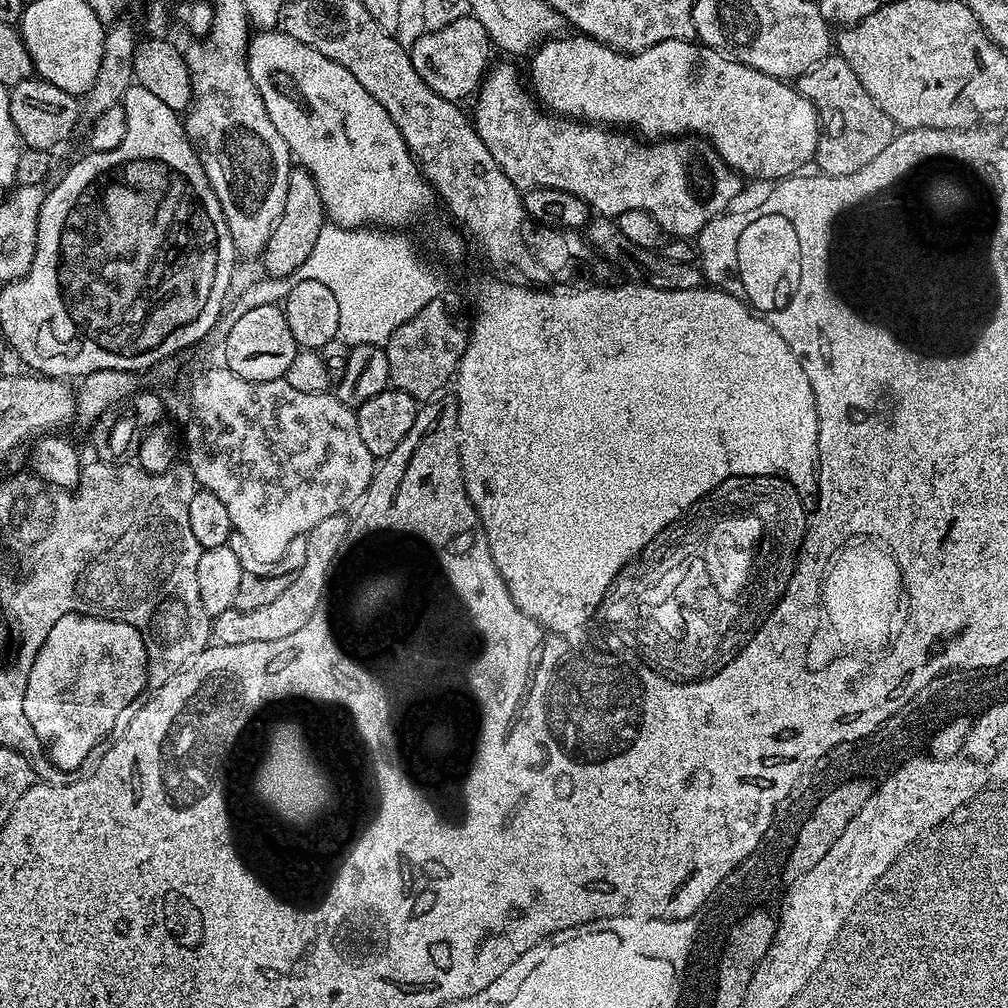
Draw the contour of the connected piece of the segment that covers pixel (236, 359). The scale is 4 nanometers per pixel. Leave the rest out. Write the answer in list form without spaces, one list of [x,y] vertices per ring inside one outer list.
[[[280,304],[259,306],[247,311],[227,335],[228,369],[250,382],[270,382],[283,378],[286,370],[290,370],[290,362],[294,362],[297,351],[296,339],[294,334],[290,334],[290,326]]]

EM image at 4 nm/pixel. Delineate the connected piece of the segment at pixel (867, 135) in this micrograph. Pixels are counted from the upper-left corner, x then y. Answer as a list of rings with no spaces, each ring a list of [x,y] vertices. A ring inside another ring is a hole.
[[[831,54],[815,68],[806,71],[794,80],[796,91],[806,97],[815,107],[826,114],[832,112],[836,114],[840,120],[840,132],[832,132],[821,137],[819,146],[816,149],[814,157],[816,166],[821,173],[828,176],[854,176],[858,170],[864,169],[872,161],[880,159],[883,150],[886,150],[890,142],[893,141],[897,133],[898,127],[891,120],[891,117],[882,110],[881,106],[864,88],[864,84],[860,82],[858,74],[854,72],[850,64],[839,54]]]

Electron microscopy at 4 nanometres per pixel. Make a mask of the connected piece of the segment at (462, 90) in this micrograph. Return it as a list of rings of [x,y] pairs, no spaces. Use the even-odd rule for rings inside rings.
[[[469,14],[450,22],[445,28],[421,31],[421,36],[410,44],[414,70],[426,86],[444,99],[460,102],[463,96],[471,97],[479,89],[489,71],[488,48],[490,41],[486,26]],[[472,92],[472,93],[471,93]]]

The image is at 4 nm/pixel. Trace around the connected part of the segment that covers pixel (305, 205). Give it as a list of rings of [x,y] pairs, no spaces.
[[[293,167],[290,174],[290,186],[286,186],[286,206],[282,210],[282,218],[278,218],[278,226],[274,226],[274,234],[266,242],[262,253],[264,268],[269,277],[287,277],[310,258],[310,250],[314,250],[314,242],[318,242],[318,234],[324,229],[326,213],[314,178],[305,168]]]

